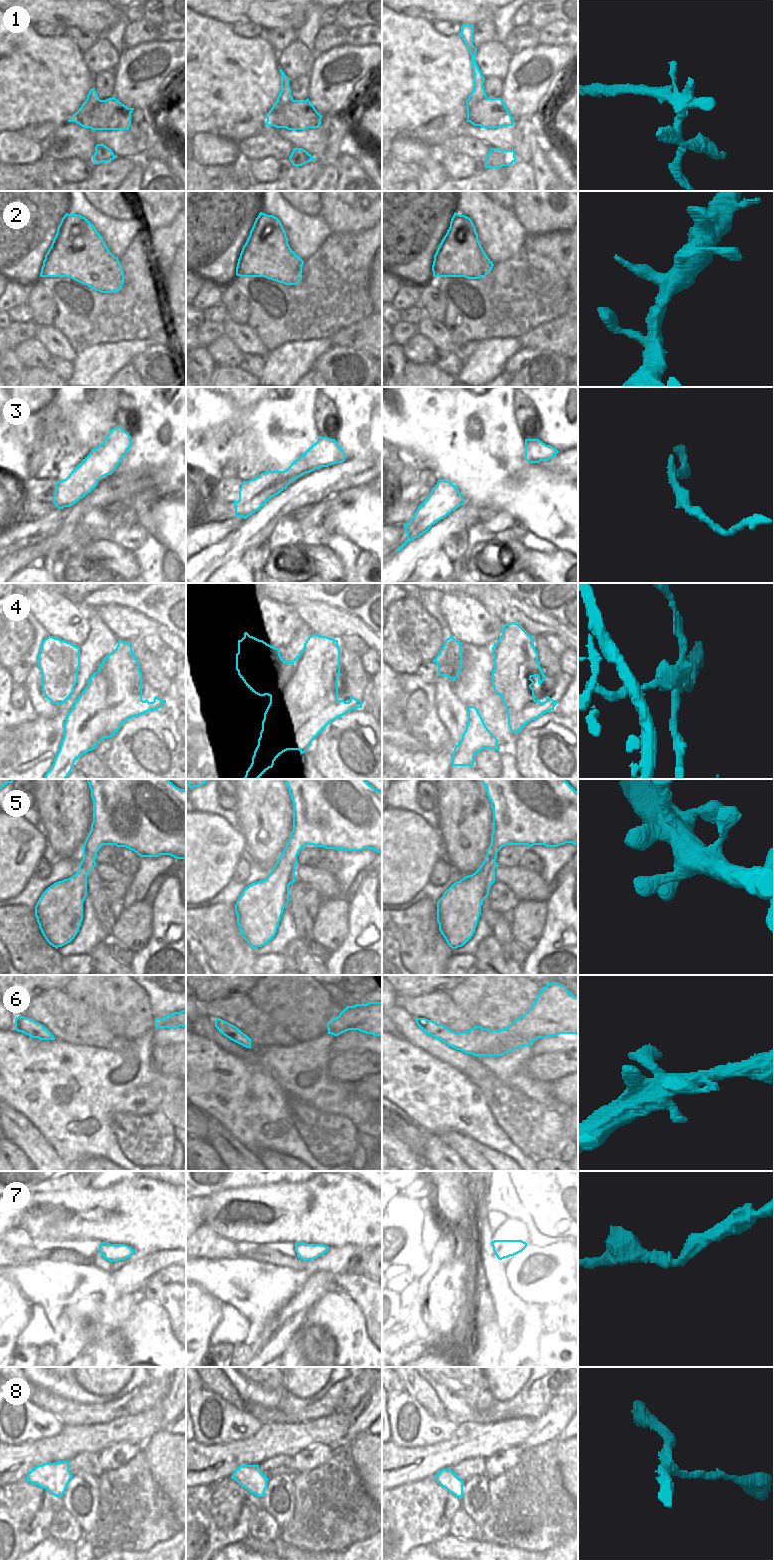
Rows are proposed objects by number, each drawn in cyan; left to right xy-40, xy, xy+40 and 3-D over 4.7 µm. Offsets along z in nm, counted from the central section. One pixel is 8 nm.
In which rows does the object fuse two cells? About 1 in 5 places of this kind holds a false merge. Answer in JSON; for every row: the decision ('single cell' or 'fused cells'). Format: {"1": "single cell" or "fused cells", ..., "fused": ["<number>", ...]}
{"1": "fused cells", "2": "single cell", "3": "single cell", "4": "fused cells", "5": "single cell", "6": "single cell", "7": "single cell", "8": "single cell", "fused": ["1", "4"]}

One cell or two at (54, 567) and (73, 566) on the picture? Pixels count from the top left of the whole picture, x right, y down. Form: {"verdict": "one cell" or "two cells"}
{"verdict": "two cells"}

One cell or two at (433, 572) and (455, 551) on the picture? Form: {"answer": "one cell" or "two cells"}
{"answer": "one cell"}

